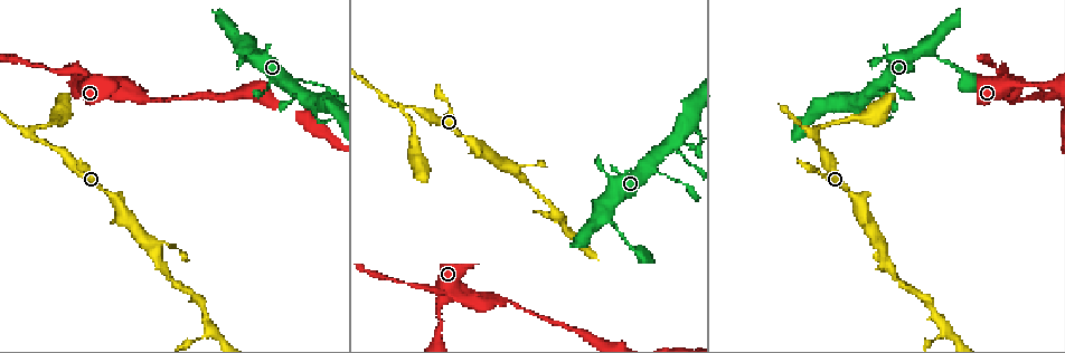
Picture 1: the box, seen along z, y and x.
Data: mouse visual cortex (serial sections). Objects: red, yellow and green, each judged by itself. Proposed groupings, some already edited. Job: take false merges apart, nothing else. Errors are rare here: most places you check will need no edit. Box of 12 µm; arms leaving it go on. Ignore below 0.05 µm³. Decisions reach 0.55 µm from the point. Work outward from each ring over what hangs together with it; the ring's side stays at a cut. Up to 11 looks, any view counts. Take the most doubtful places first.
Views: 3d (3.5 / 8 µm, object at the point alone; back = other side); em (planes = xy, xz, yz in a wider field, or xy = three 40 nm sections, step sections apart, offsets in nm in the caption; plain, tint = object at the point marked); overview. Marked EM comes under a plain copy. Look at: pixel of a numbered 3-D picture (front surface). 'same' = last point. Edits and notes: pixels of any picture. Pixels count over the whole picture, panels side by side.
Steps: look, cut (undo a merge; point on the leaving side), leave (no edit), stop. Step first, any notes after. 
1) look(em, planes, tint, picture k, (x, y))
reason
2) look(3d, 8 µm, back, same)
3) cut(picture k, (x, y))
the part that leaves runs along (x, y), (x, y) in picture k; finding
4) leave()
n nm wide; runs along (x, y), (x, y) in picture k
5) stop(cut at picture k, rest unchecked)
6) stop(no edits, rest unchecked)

look(3d, 3.5 µm, picture 1, (390, 101))
a fork

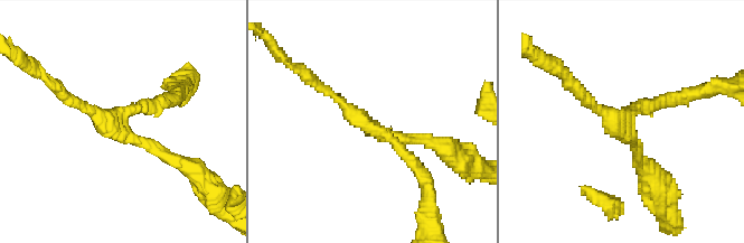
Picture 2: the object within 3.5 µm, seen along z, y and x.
look(em, xy, step 1, tint, picture 2, (371, 131))
3 arms; arms of 150, 150, 200 nm

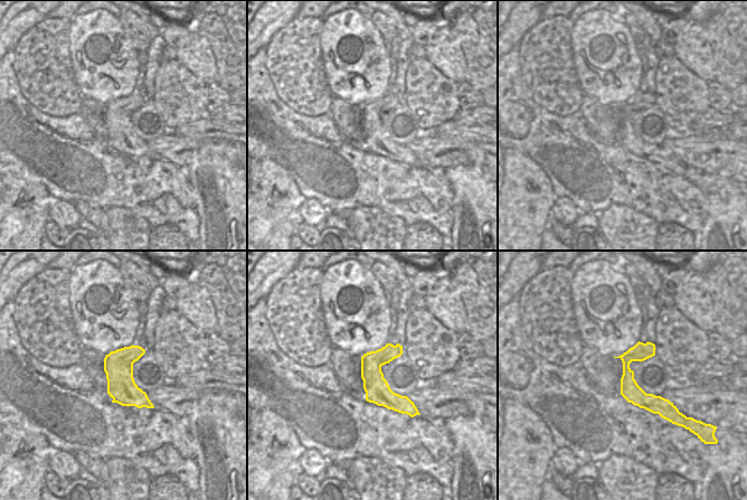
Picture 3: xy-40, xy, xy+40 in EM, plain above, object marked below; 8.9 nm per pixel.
leave()
runs along (367, 356), (374, 381), (415, 412) in picture 3; continuous, no second cell

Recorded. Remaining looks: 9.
look(3d, 3.5 µm, picture 1, (606, 213))
branch point

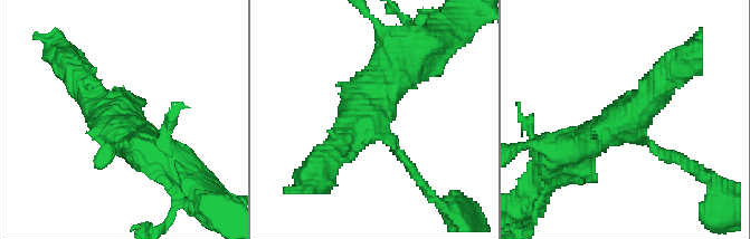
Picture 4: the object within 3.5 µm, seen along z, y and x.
look(em, planes, tint, picture 4, (374, 121))
now the EM

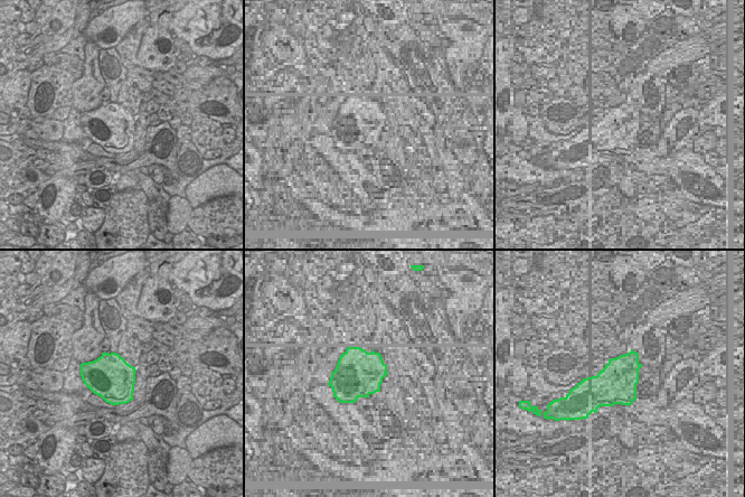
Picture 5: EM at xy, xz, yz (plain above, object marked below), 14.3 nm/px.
leave()
runs along (562, 149), (628, 128), (662, 80) in picture 4; continuous, no second cell

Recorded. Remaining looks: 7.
look(3d, 3.5 µm, picture 1, (678, 153))
thick turns thin

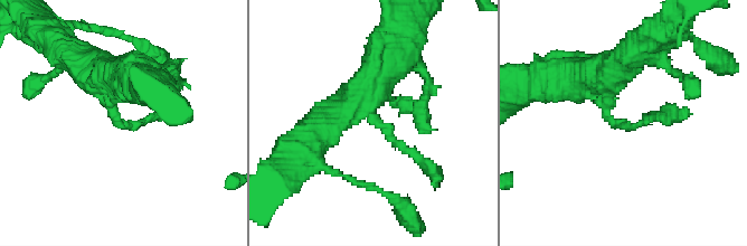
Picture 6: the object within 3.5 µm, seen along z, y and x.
look(em, xy, step 1, tint, picture 6, (373, 117))
arms of 150, 400 nm; need the tissue

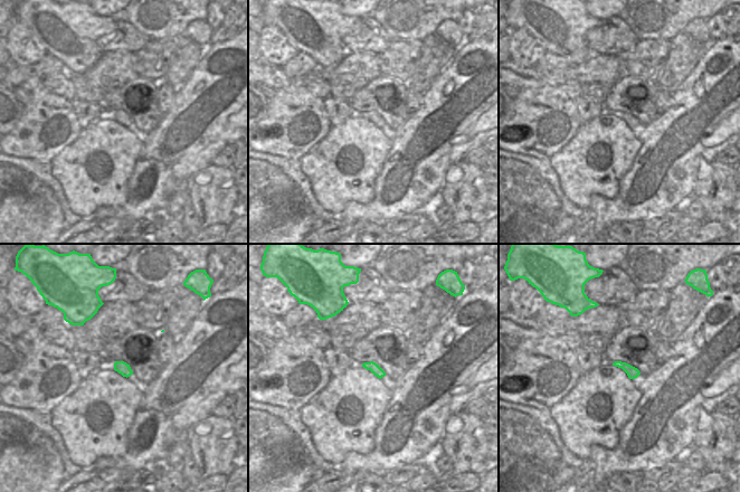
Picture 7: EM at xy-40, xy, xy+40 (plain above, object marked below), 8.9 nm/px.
leave()
runs along (342, 110), (360, 101), (425, 164) in picture 6; one cell here

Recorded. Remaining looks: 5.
look(3d, 3.5 µm, picture 1, (206, 325))
three-way junction

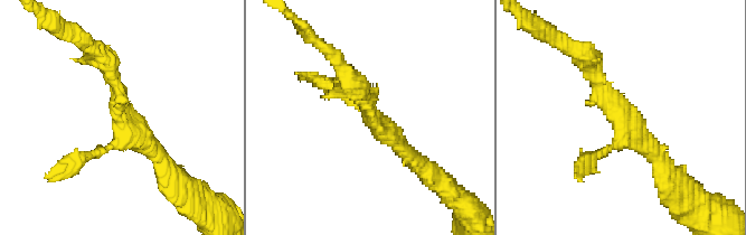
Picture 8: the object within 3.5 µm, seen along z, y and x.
look(em, xy, step 3, tint, picture 8, (625, 122))
3 arms; arms of 150, 250, 250 nm; now the EM

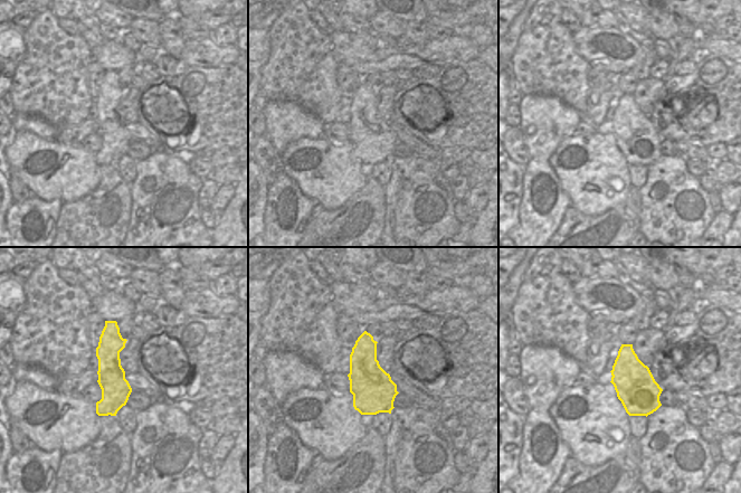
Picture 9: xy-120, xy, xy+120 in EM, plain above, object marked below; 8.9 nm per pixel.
leave()
runs along (107, 323), (110, 403), (101, 413) in picture 9; all the same cell

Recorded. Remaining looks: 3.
stop(no edits, rest unchecked)

